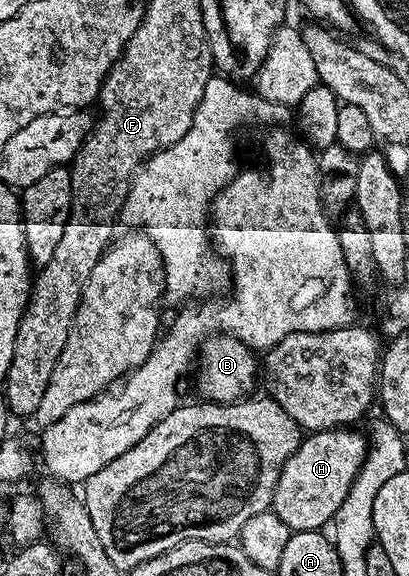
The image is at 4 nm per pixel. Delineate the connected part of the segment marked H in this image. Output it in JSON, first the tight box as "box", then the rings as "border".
{"box":[271,427,368,533],"border":[[[342,427],[304,436],[297,452],[289,455],[285,467],[281,467],[271,509],[292,533],[319,531],[322,525],[334,522],[335,513],[345,503],[345,495],[349,495],[349,487],[353,487],[367,457],[368,442],[364,434],[362,437],[355,431]]]}

